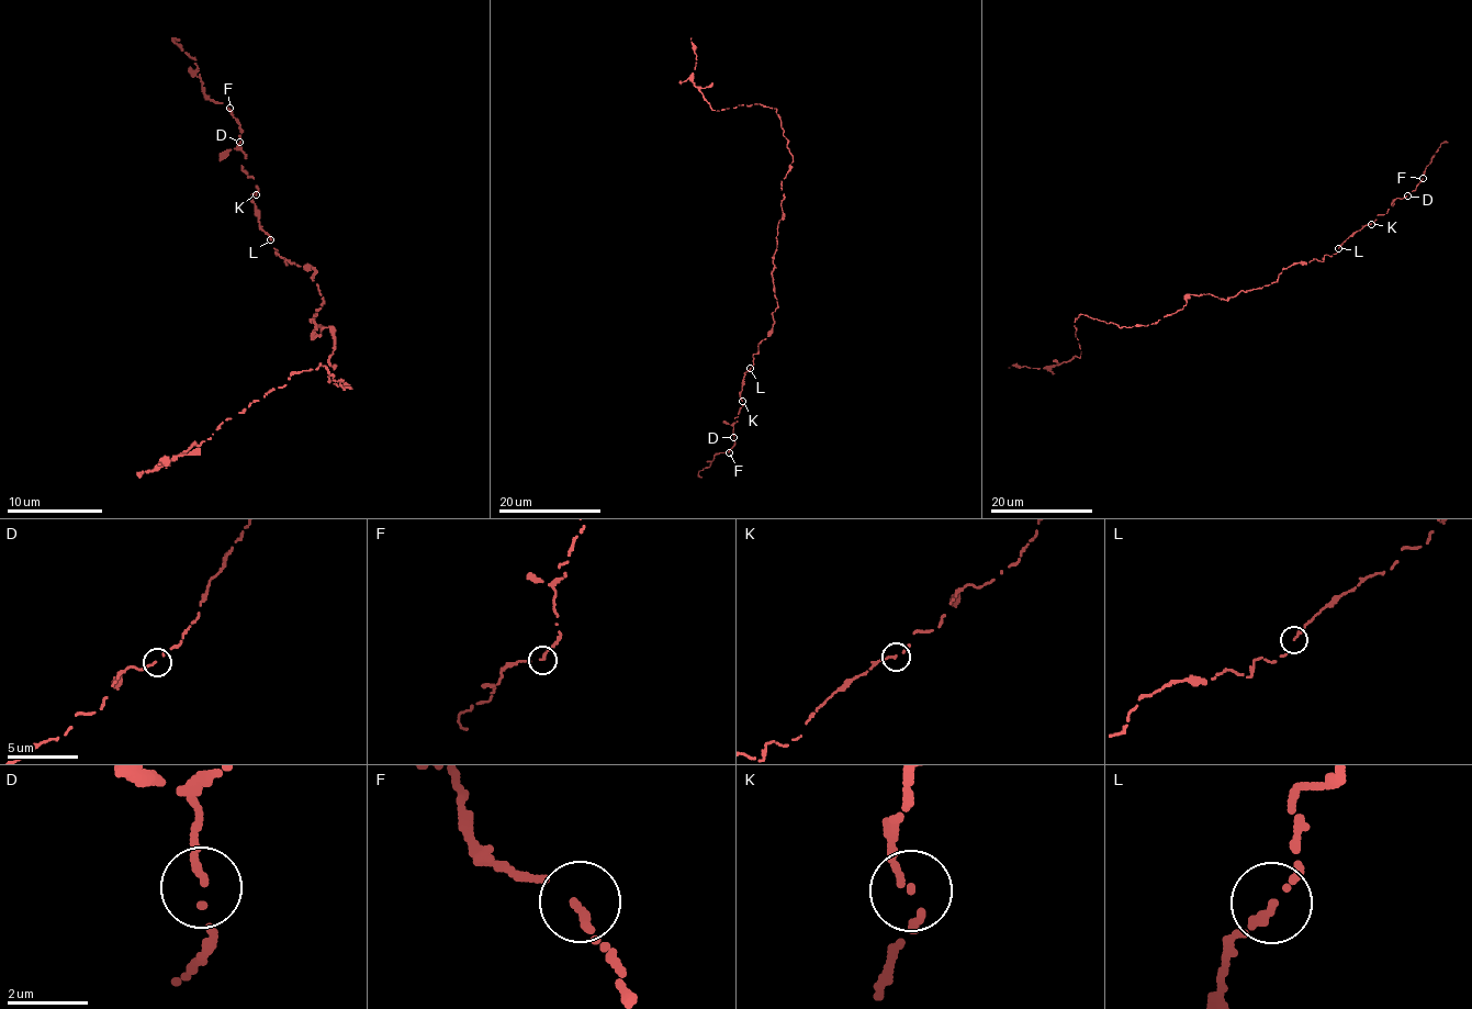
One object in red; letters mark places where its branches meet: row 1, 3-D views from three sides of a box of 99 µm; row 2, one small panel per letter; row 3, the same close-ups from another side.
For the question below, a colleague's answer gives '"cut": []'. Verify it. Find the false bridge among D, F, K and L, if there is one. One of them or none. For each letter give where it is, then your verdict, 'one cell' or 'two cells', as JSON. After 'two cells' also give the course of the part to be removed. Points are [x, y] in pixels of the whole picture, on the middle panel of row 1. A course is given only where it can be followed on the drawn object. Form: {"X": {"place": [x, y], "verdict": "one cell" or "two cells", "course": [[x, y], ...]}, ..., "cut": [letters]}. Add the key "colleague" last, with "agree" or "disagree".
{"D": {"place": [733, 437], "verdict": "one cell"}, "F": {"place": [729, 452], "verdict": "one cell"}, "K": {"place": [742, 401], "verdict": "one cell"}, "L": {"place": [750, 368], "verdict": "one cell"}, "cut": [], "colleague": "agree"}

